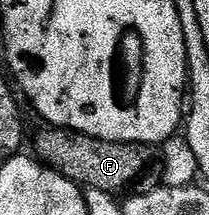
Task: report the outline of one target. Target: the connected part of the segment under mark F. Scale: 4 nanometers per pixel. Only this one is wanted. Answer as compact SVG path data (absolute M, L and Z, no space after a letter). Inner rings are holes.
M41 127L37 138L32 138L31 149L36 160L47 169L53 169L69 181L85 189L107 191L118 199L138 197L162 188L165 180L163 153L156 145L131 143L130 141L104 141L88 137L73 129ZM37 152L37 153L36 153Z

